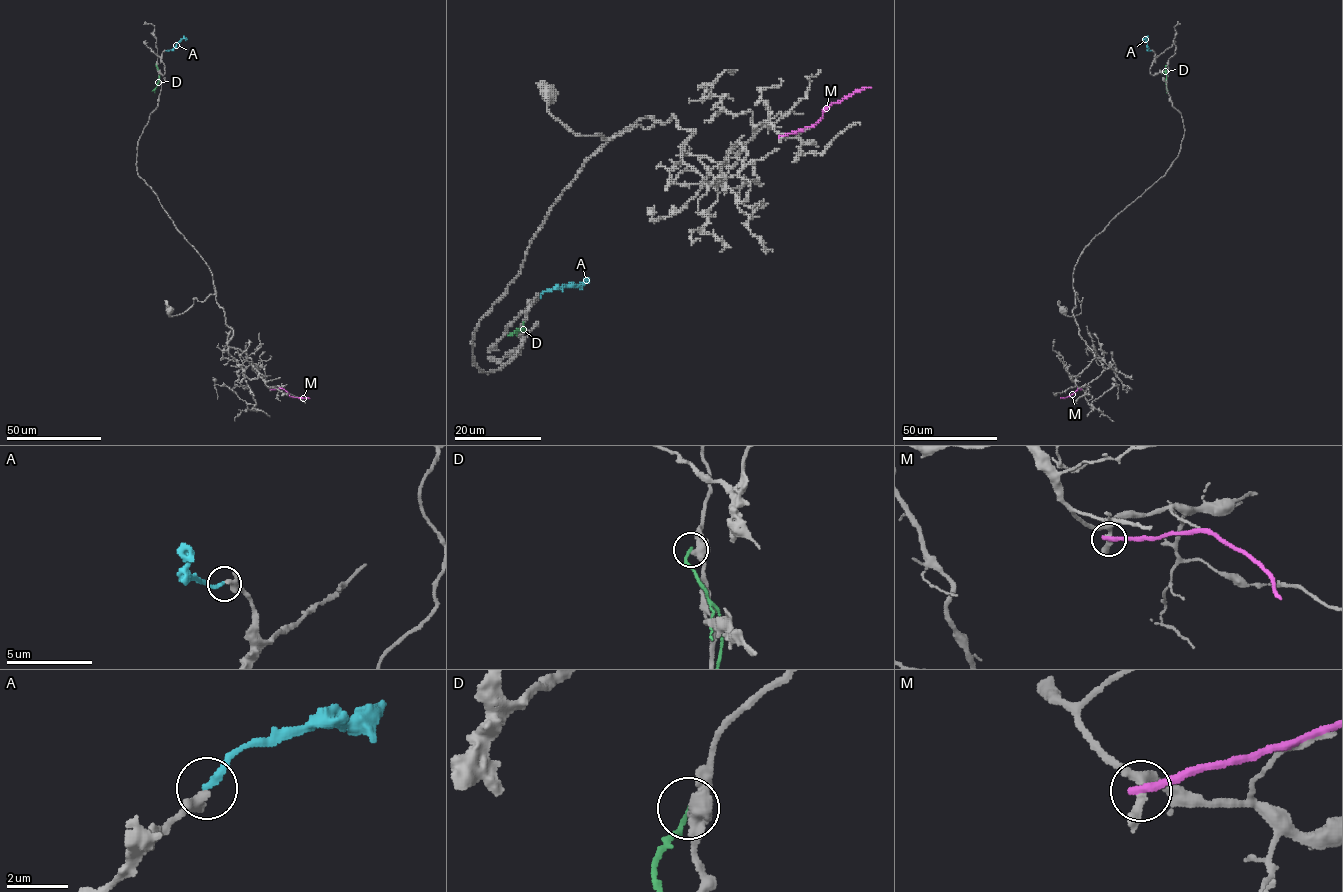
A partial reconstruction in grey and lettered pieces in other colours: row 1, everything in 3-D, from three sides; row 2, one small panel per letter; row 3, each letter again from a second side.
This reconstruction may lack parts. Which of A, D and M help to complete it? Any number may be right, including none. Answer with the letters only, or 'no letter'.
A

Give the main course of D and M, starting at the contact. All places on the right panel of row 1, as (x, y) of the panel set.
D: (1167, 63), (1166, 93)
M: (1081, 389), (1060, 399)

